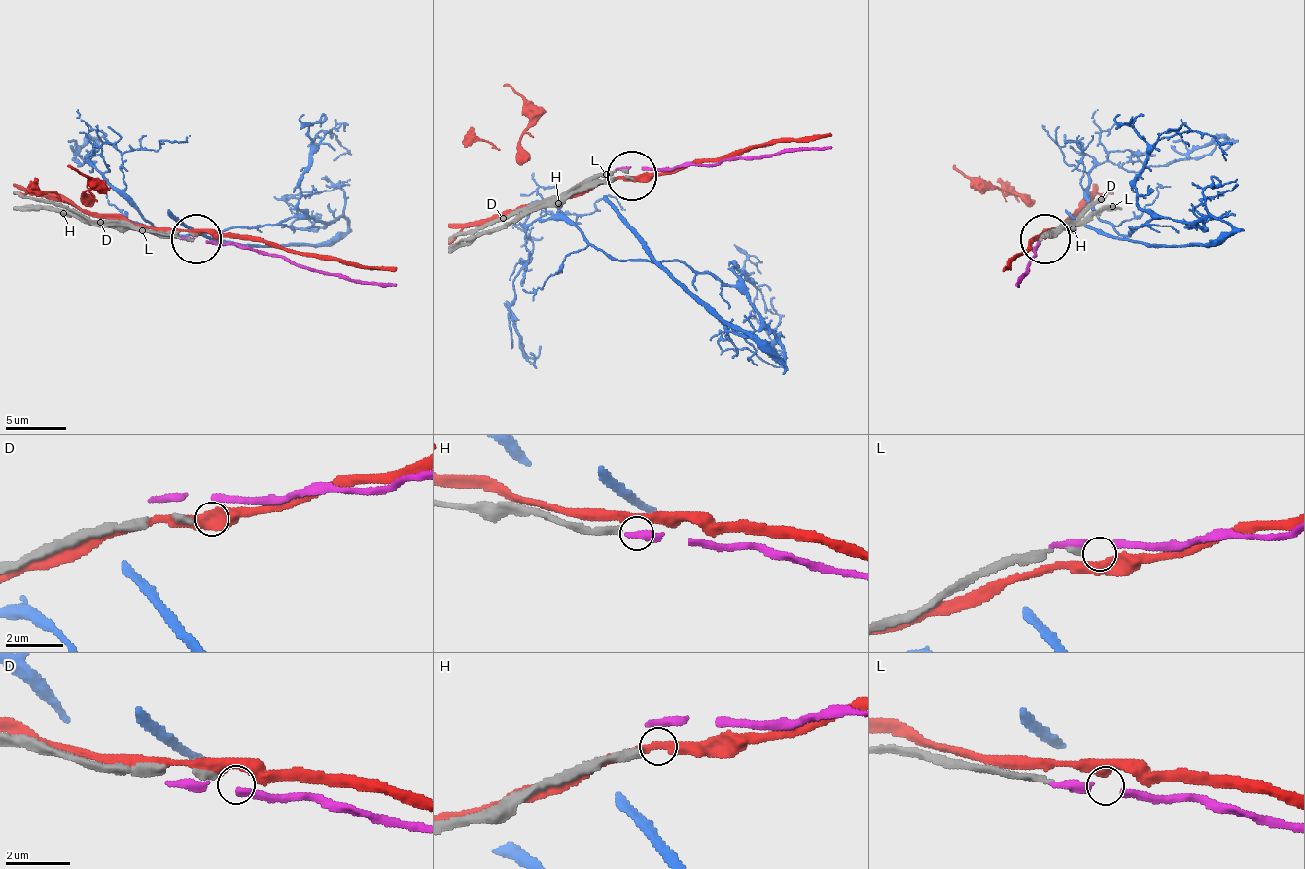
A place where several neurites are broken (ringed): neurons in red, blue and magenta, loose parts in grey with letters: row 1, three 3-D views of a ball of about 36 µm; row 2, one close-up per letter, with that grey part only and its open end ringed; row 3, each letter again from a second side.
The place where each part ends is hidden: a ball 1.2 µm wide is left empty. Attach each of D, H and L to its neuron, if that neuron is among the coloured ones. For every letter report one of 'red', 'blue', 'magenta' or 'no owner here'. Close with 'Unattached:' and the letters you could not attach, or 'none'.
D: no owner here
H: no owner here
L: no owner here
Unattached: D, H, L

